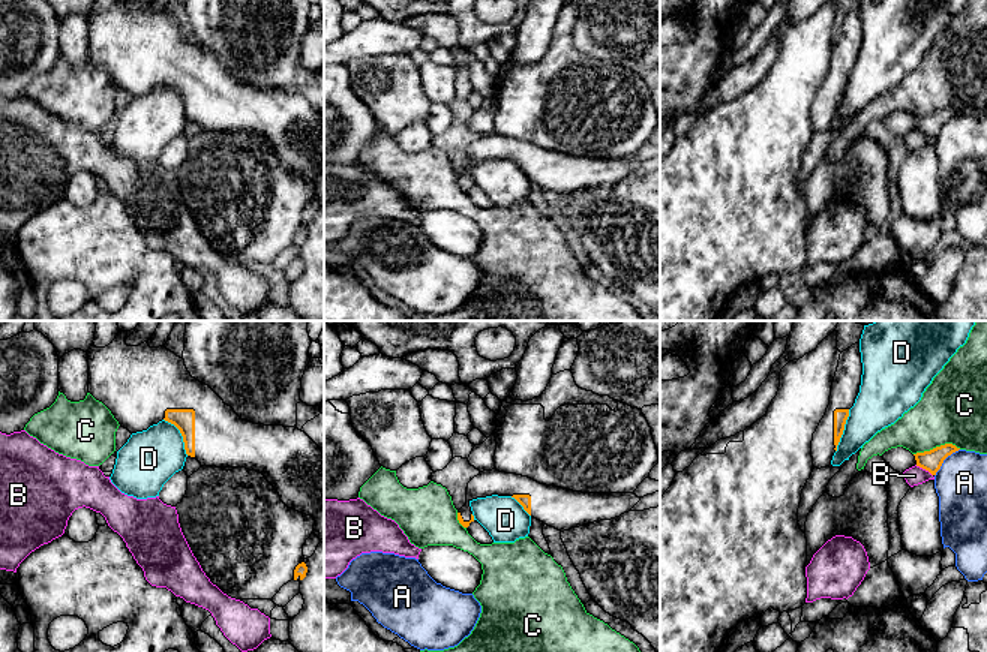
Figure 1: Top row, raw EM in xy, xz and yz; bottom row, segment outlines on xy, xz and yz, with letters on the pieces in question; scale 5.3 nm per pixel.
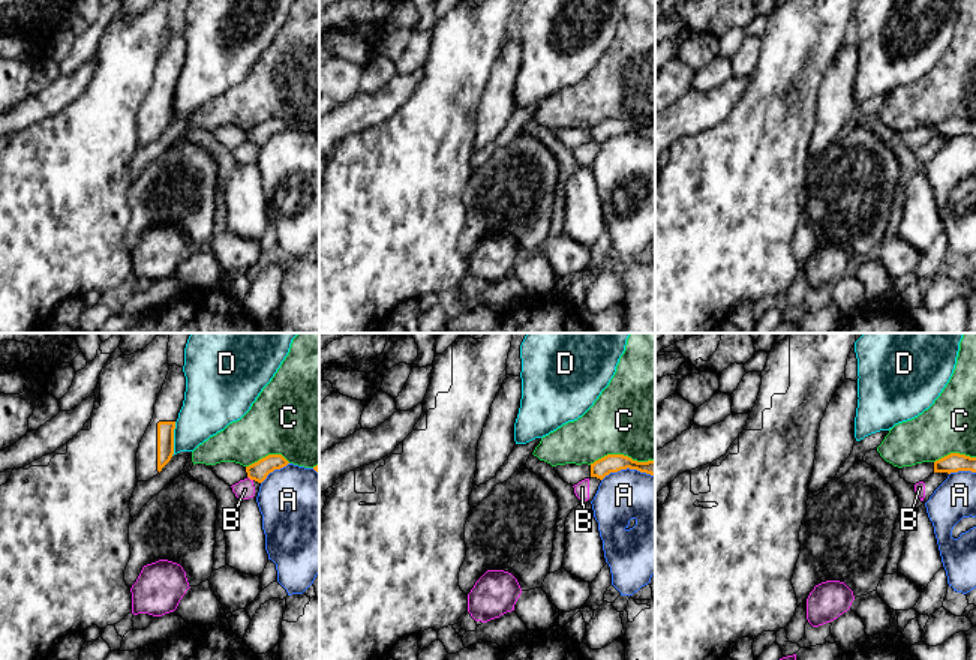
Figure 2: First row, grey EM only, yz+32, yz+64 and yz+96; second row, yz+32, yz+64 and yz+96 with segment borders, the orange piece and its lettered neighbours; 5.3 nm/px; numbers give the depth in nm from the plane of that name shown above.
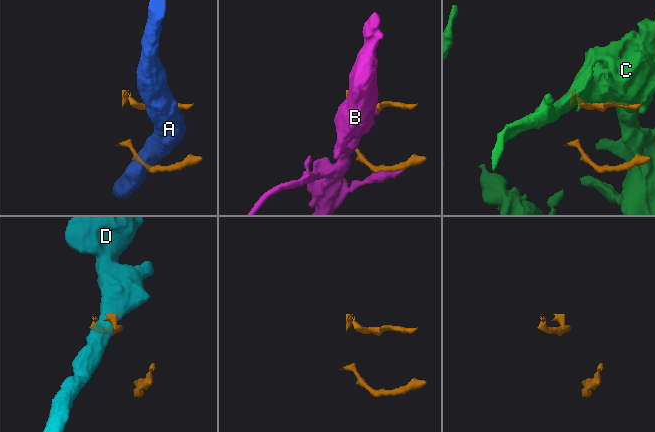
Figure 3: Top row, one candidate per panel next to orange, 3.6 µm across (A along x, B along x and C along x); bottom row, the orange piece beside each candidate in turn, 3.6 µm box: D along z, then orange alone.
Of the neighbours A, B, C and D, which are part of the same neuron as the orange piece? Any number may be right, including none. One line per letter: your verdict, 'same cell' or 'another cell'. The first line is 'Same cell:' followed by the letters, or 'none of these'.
Same cell: none of these
A: another cell
B: another cell
C: another cell
D: another cell

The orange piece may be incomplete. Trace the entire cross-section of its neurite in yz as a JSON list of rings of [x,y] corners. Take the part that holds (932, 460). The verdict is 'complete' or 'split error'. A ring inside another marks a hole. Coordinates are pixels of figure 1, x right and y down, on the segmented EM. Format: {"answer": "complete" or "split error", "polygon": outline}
{"answer": "complete", "polygon": [[[945,444],[945,445],[930,450],[930,451],[916,453],[914,456],[916,460],[916,466],[928,471],[932,475],[936,475],[936,472],[940,469],[944,460],[958,450],[960,448],[957,448],[952,444]]]}

